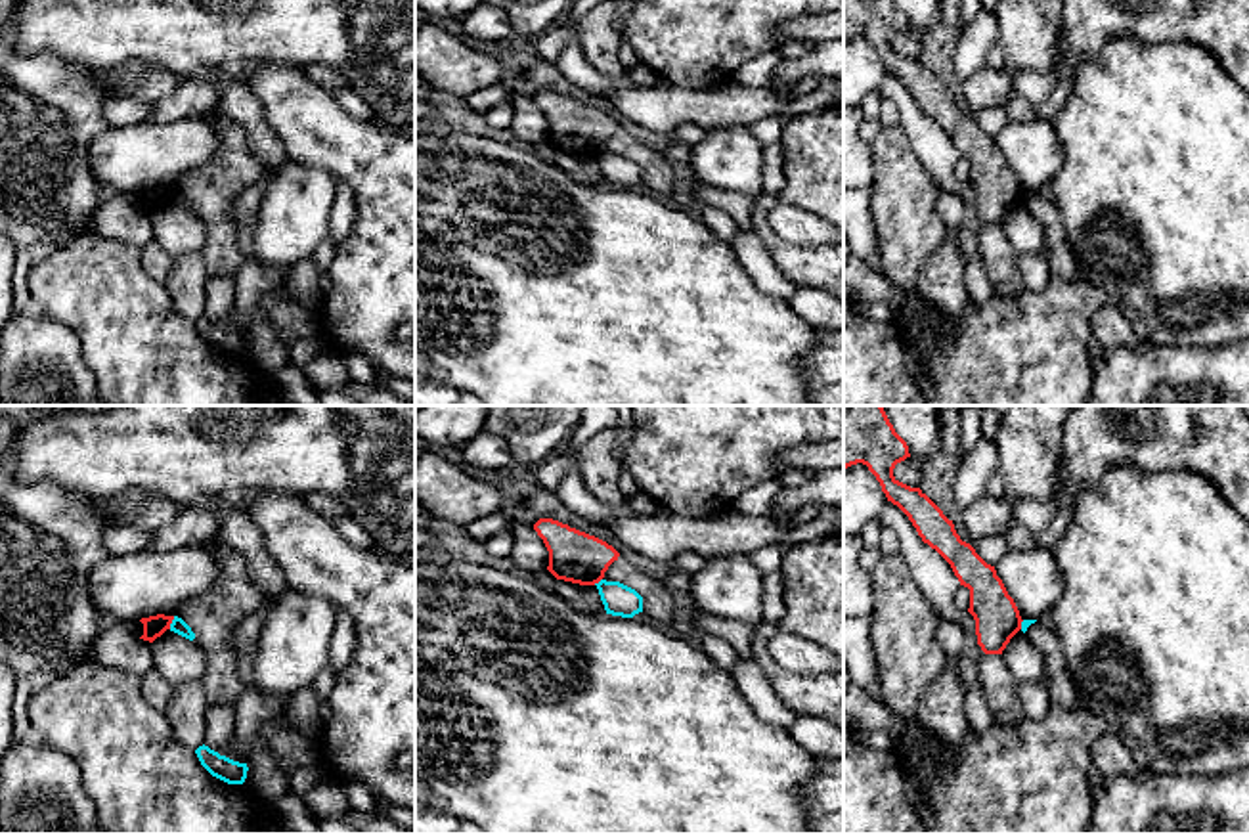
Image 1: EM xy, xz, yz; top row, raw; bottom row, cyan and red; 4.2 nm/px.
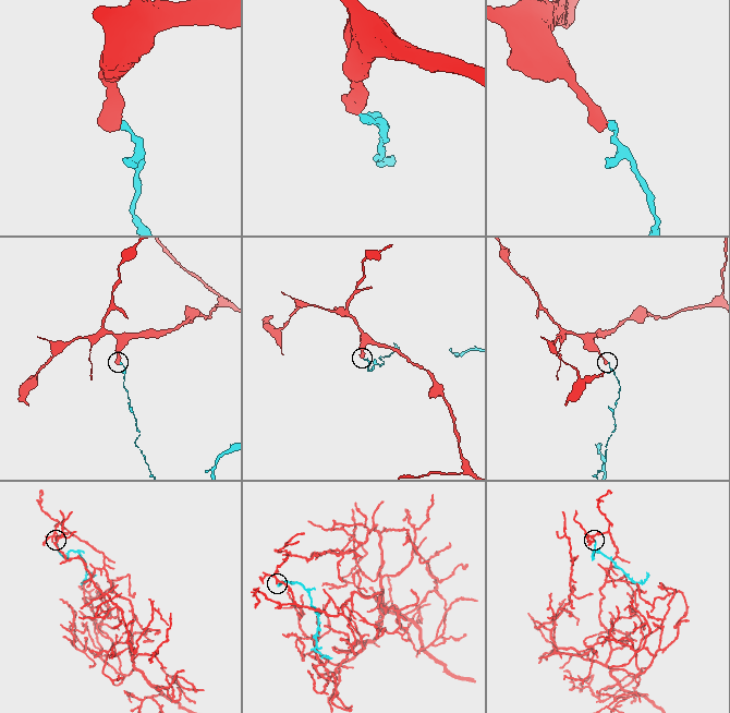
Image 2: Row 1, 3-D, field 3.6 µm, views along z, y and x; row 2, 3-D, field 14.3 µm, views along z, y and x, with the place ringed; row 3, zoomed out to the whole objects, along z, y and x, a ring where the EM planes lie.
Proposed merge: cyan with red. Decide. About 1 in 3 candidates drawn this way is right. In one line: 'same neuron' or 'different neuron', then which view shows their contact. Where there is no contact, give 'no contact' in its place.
different neuron | xy

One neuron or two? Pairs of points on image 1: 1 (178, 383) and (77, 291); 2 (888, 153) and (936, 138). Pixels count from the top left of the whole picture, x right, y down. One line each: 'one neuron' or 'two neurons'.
1: one neuron
2: two neurons

